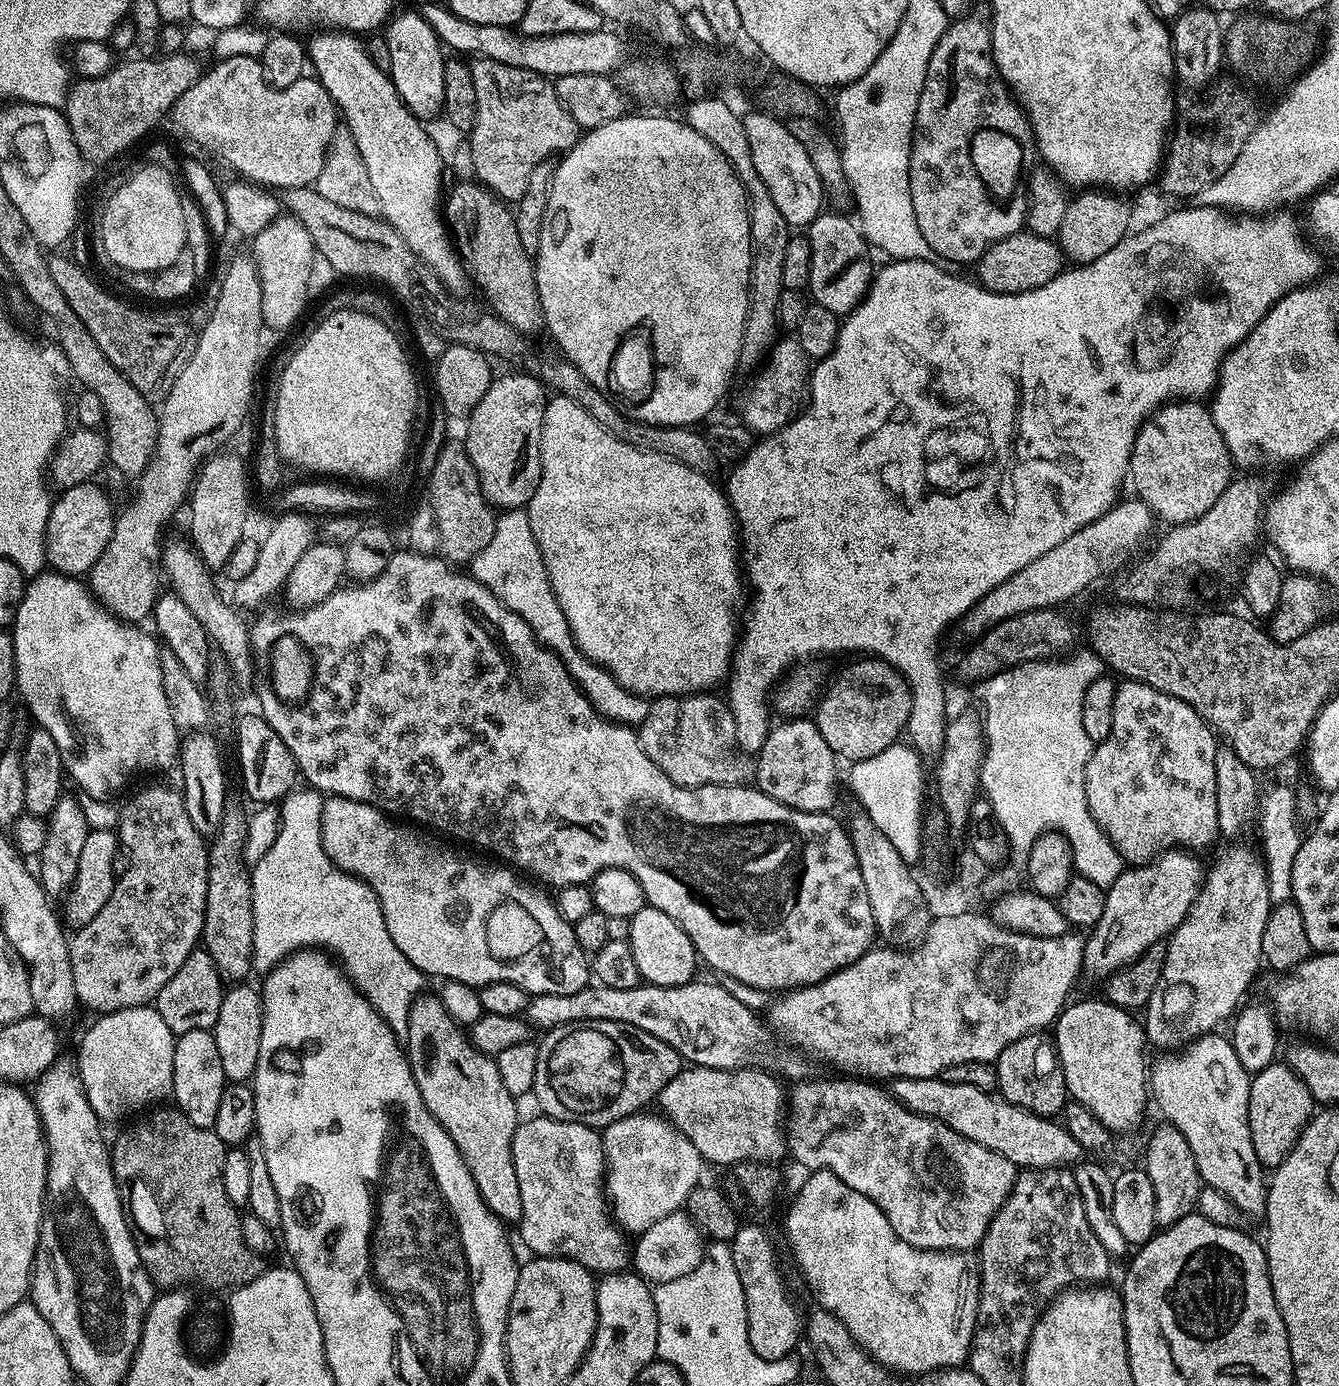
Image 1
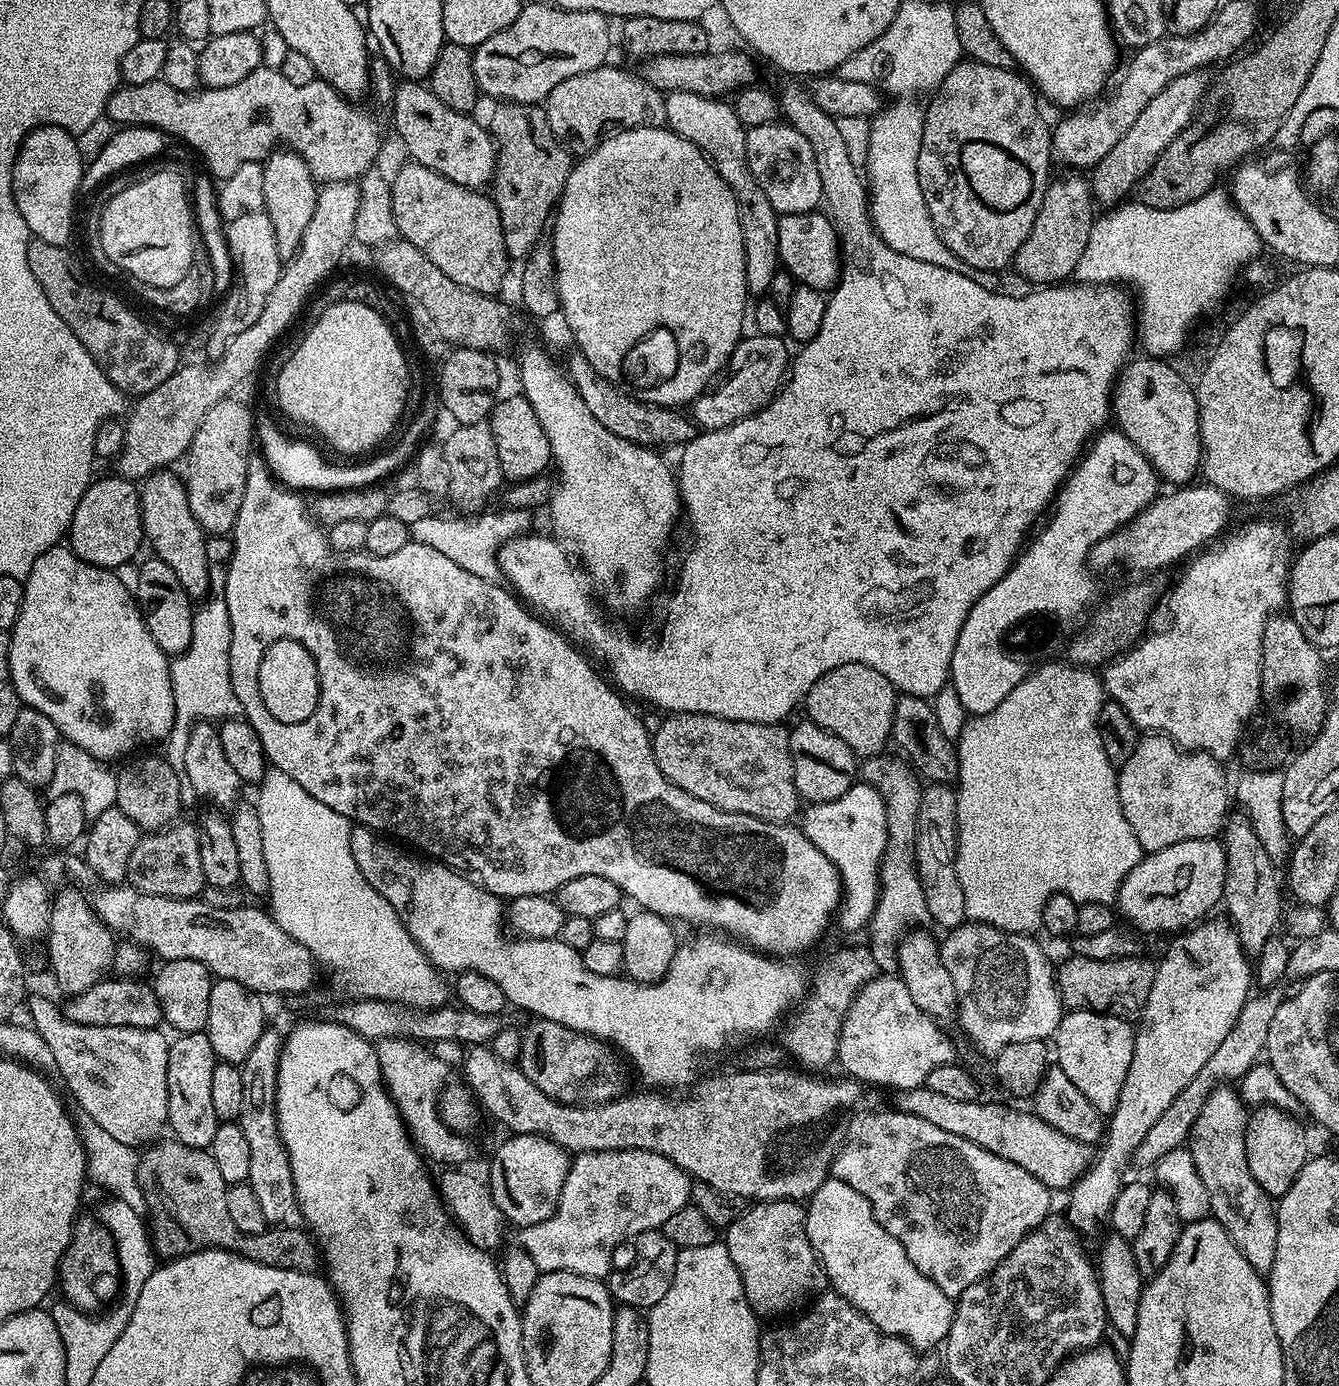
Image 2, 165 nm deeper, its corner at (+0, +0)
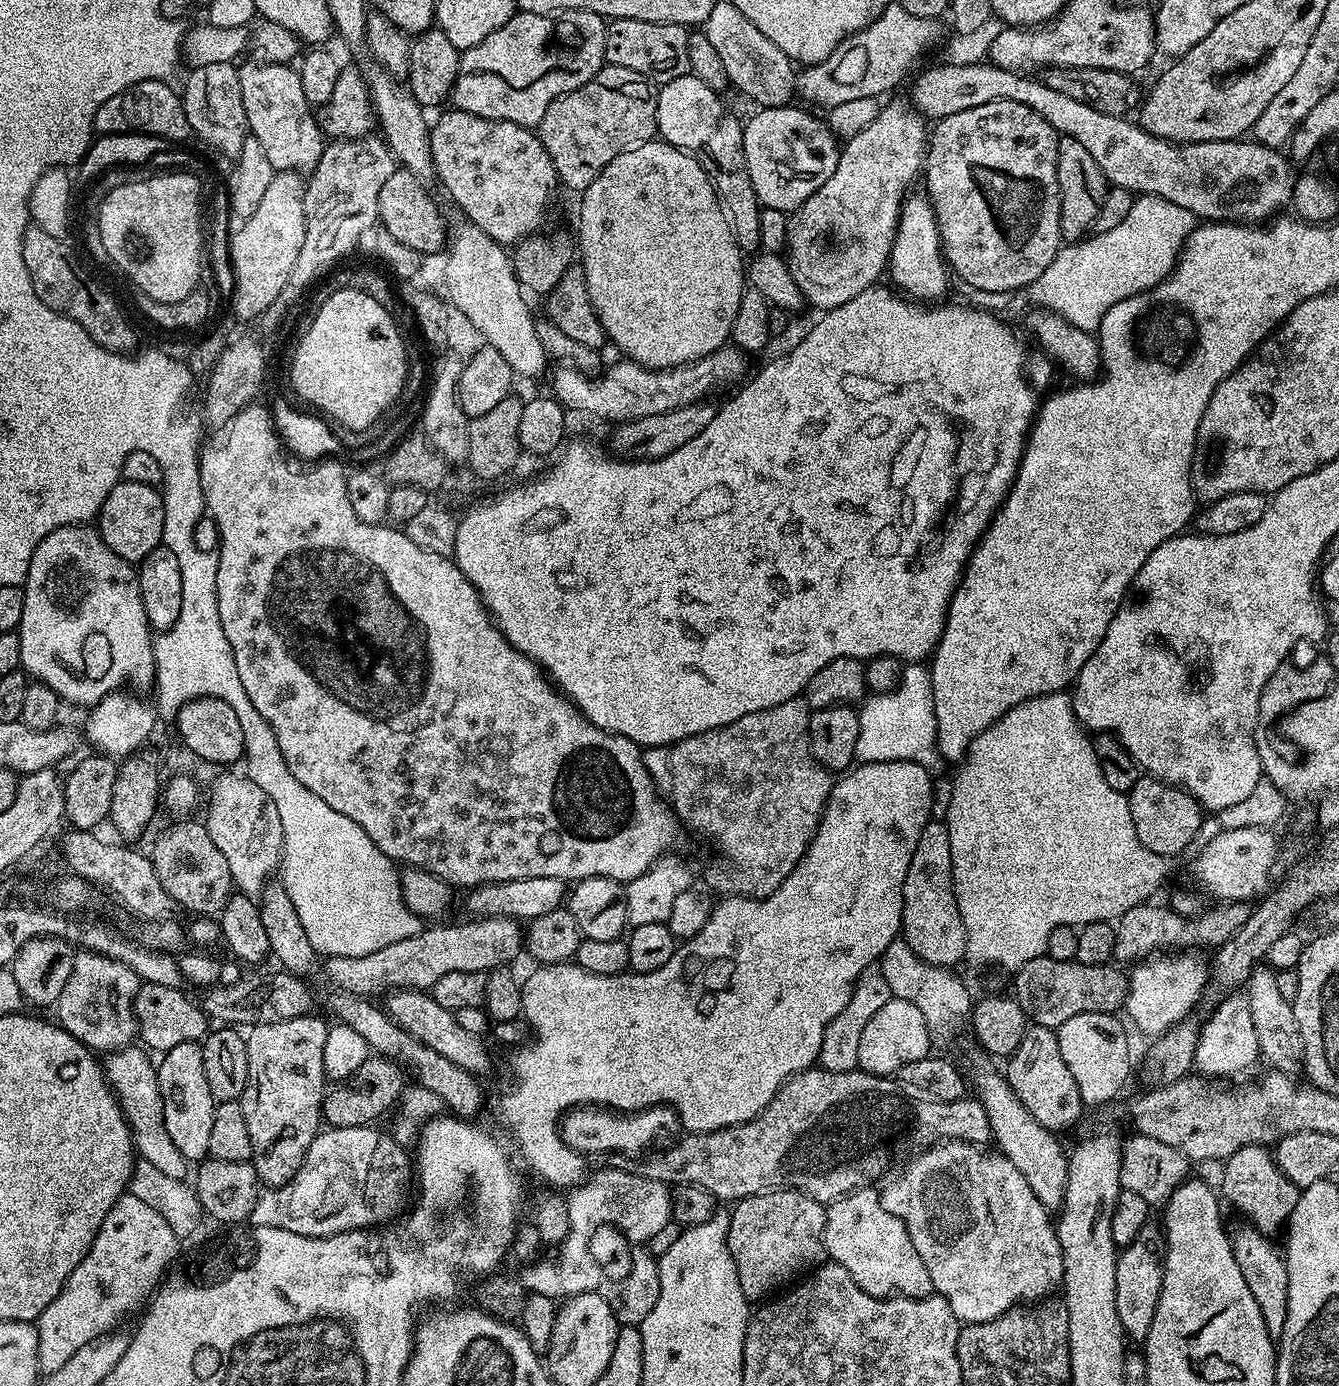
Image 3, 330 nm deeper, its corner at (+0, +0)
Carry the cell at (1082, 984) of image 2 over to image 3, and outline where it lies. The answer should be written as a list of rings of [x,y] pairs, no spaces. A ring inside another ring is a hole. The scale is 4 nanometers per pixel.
[[[1045,954],[1016,969],[1014,998],[1020,1003],[1032,1024],[1040,1024],[1044,1028],[1053,1030],[1070,1022],[1074,1014],[1094,1014],[1095,1012],[1116,1014],[1124,1008],[1126,976],[1115,966],[1117,967],[1112,962],[1086,966],[1077,962],[1076,959],[1058,962]]]

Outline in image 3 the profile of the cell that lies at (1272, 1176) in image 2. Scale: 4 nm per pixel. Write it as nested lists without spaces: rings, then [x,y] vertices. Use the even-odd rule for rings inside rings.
[[[1265,1145],[1242,1146],[1229,1160],[1223,1161],[1222,1168],[1224,1168],[1224,1177],[1221,1178],[1220,1184],[1218,1183],[1219,1191],[1225,1201],[1228,1199],[1244,1215],[1243,1219],[1247,1223],[1265,1234],[1276,1234],[1279,1228],[1281,1231],[1287,1225],[1290,1214],[1294,1214],[1294,1206],[1298,1206],[1301,1189],[1283,1173],[1276,1164],[1275,1155]]]

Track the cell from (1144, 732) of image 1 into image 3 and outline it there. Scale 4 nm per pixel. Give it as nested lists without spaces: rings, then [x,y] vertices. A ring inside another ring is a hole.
[[[1144,774],[1132,791],[1127,793],[1127,798],[1138,839],[1142,841],[1142,846],[1146,846],[1146,850],[1154,850],[1154,854],[1179,857],[1179,852],[1186,851],[1200,832],[1205,813],[1200,803],[1182,788],[1174,788],[1155,776]]]

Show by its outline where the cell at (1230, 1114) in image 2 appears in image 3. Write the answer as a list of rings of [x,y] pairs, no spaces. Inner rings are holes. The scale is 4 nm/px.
[[[1241,1223],[1241,1228],[1231,1229],[1234,1262],[1238,1262],[1238,1270],[1242,1270],[1242,1278],[1246,1278],[1246,1286],[1250,1286],[1250,1294],[1254,1294],[1254,1302],[1258,1302],[1258,1310],[1262,1310],[1262,1322],[1266,1322],[1266,1330],[1273,1338],[1278,1338],[1286,1326],[1288,1310],[1288,1258],[1283,1247],[1275,1244],[1271,1235]]]

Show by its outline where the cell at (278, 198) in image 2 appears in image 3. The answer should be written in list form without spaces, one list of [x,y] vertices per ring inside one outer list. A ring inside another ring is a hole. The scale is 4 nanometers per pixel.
[[[241,63],[238,68],[242,86],[242,101],[251,139],[257,140],[262,145],[262,151],[265,152],[273,170],[291,170],[301,174],[311,173],[318,158],[322,158],[326,137],[320,128],[320,121],[313,105],[308,104],[306,94],[302,94],[300,74],[286,64],[251,63],[244,65]]]

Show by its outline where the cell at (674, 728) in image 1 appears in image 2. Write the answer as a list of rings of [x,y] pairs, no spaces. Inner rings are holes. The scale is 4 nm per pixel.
[[[677,712],[663,717],[664,721],[651,733],[652,753],[658,762],[658,770],[674,786],[686,790],[702,802],[727,812],[750,814],[754,818],[788,822],[801,807],[792,777],[792,755],[788,753],[789,729],[783,723],[751,724],[741,720],[727,720],[710,714]]]

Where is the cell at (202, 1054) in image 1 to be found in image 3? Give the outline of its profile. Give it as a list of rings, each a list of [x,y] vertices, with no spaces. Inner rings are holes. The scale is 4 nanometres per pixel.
[[[181,1042],[179,1046],[174,1046],[174,1050],[163,1053],[156,1064],[156,1077],[170,1142],[174,1142],[174,1146],[178,1146],[178,1154],[190,1162],[203,1161],[208,1156],[214,1110],[218,1102],[210,1094],[210,1085],[206,1083],[201,1045],[197,1042]]]

